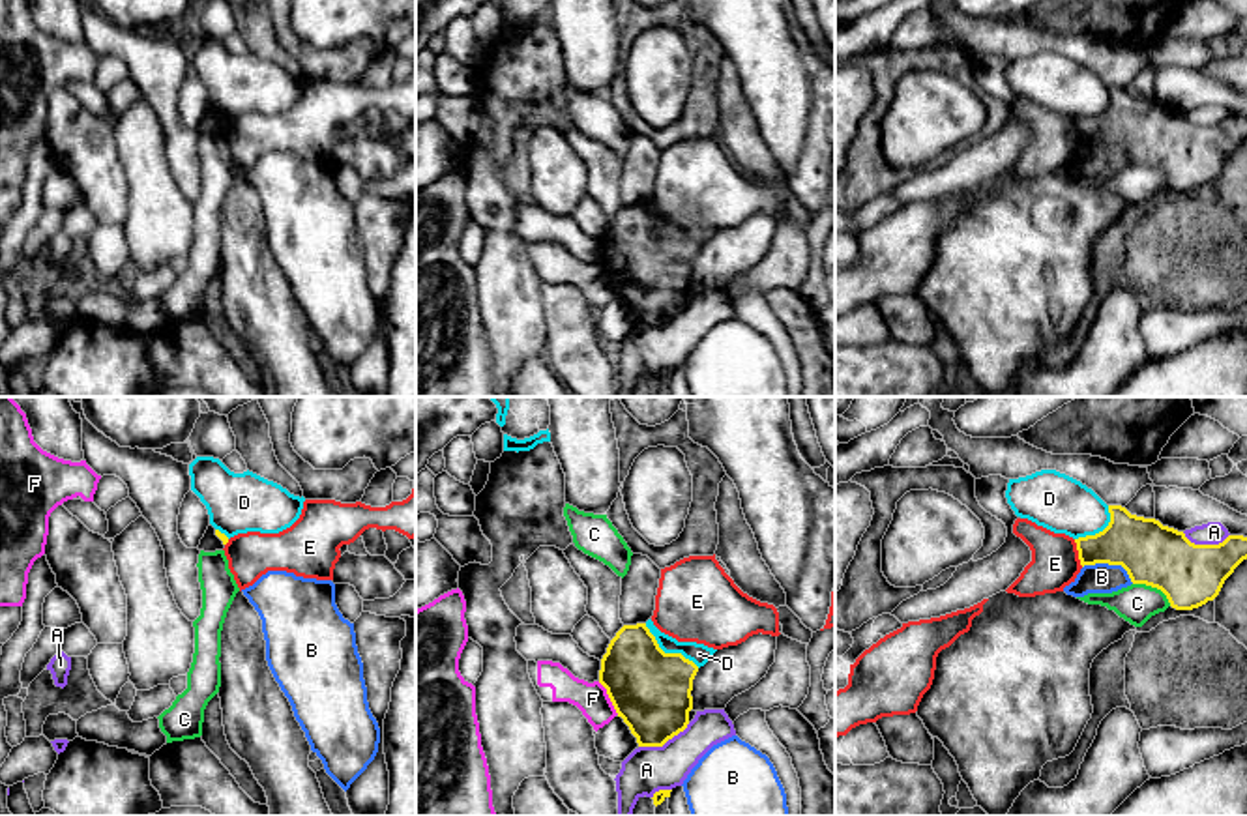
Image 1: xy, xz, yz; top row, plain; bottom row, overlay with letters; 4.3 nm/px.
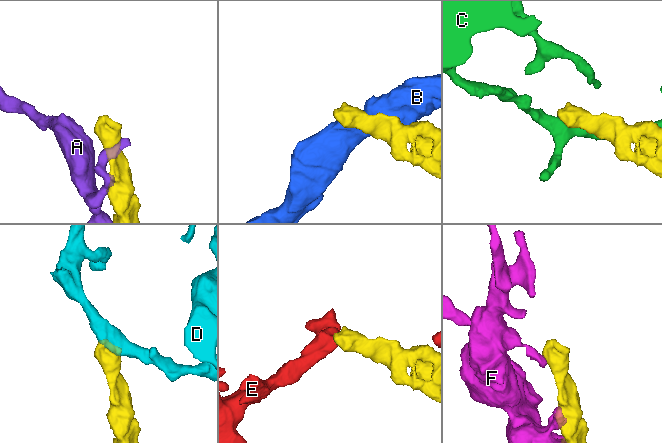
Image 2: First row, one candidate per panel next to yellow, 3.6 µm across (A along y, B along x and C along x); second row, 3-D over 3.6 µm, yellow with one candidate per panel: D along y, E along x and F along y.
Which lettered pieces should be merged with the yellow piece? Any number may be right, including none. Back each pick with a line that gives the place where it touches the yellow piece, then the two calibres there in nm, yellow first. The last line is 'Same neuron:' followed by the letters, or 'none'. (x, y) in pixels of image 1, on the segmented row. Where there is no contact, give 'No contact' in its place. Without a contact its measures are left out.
Same neuron: none

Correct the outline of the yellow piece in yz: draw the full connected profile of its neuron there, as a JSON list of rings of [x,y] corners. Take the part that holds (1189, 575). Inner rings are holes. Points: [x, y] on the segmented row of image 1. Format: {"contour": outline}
{"contour": [[[1108,505],[1110,522],[1095,533],[1075,539],[1080,565],[1122,565],[1133,584],[1161,590],[1176,610],[1193,610],[1213,601],[1225,580],[1247,560],[1247,537],[1228,535],[1219,545],[1195,545],[1183,532],[1163,526],[1155,518],[1131,515],[1122,505]]]}

